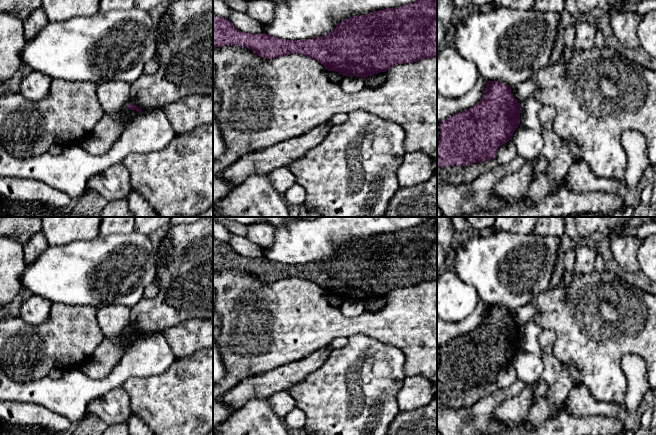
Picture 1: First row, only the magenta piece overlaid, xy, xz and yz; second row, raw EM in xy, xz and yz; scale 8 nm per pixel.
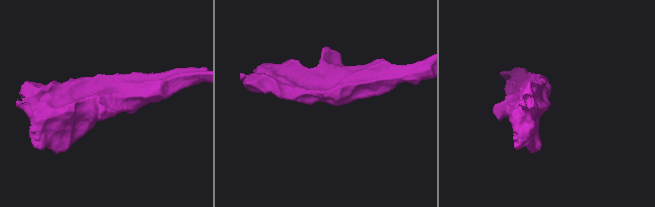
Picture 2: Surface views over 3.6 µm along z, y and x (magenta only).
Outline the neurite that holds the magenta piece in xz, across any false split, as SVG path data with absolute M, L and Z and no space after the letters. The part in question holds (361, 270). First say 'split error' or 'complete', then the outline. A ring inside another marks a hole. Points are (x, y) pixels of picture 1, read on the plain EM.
complete; M429 217L411 228L349 241L327 259L307 264L285 264L266 257L245 257L235 252L228 243L213 239L213 272L222 269L242 270L267 283L293 277L305 279L316 283L328 295L365 303L398 288L437 281L437 217Z

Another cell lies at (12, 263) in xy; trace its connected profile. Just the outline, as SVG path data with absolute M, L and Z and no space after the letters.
M0 237L0 307L20 292L20 275L25 267L23 246L13 238Z

